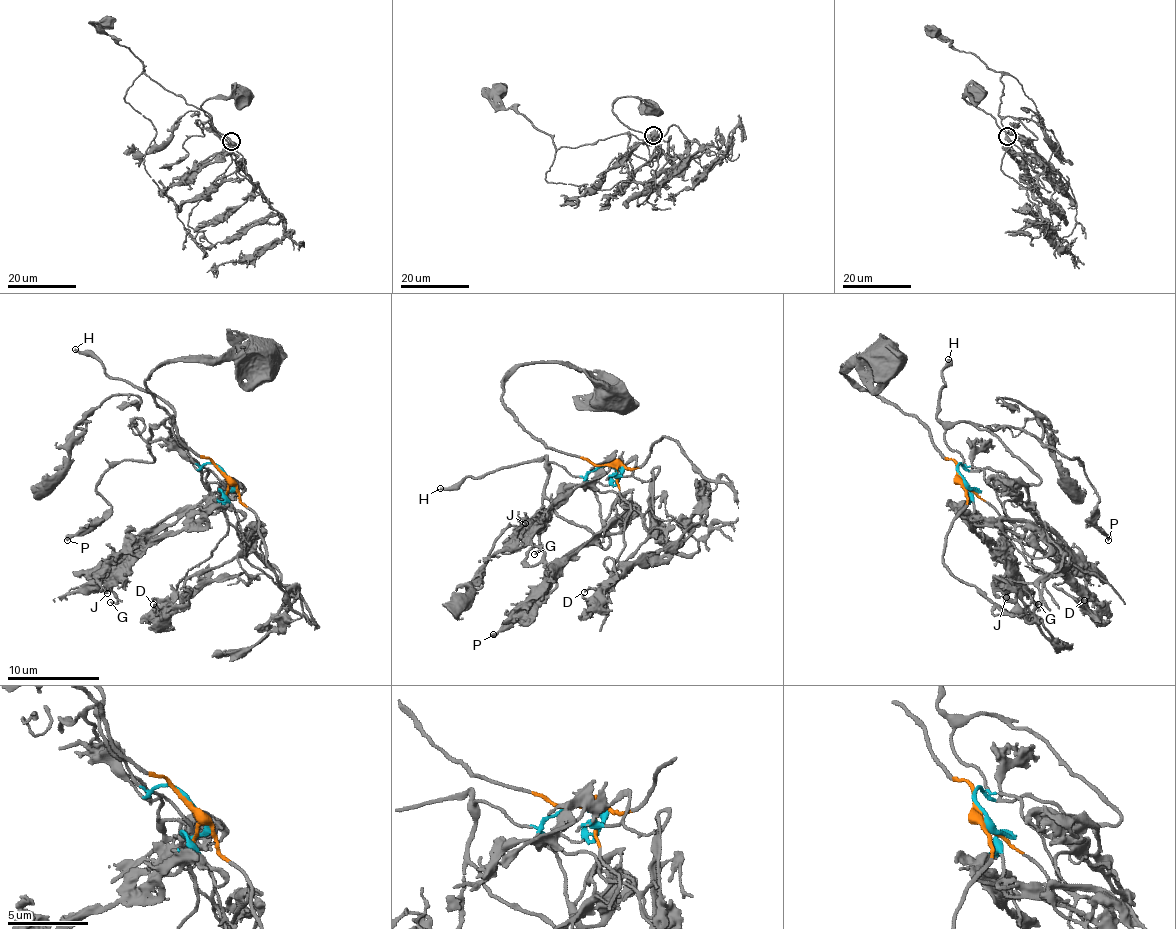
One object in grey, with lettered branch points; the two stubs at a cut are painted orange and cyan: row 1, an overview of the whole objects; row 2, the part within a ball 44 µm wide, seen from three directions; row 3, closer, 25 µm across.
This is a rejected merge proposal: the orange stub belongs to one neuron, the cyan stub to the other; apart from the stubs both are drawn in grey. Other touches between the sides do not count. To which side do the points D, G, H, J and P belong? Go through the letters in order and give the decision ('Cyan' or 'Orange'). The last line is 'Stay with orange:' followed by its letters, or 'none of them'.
D: Orange
G: Cyan
H: Cyan
J: Cyan
P: Cyan
Stay with orange: D

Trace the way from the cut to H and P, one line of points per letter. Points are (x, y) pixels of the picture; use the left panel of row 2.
H: (227, 475), (213, 464), (200, 466), (189, 455), (178, 440), (170, 407), (112, 378), (74, 348)
P: (227, 475), (198, 464), (168, 418), (150, 427), (153, 460), (103, 475), (110, 508), (66, 541)

